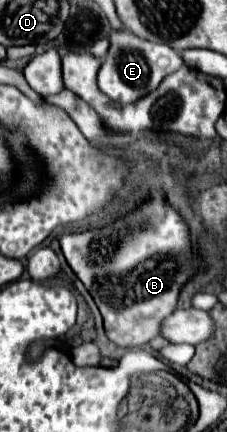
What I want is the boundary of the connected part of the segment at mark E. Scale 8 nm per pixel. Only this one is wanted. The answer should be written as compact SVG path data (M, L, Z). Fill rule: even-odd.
M114 30L110 34L112 44L108 48L108 54L100 66L98 72L98 86L104 94L108 94L112 100L118 100L122 104L132 104L152 92L164 76L178 70L184 62L176 50L172 50L168 44L156 44L150 40L142 40L126 30Z

